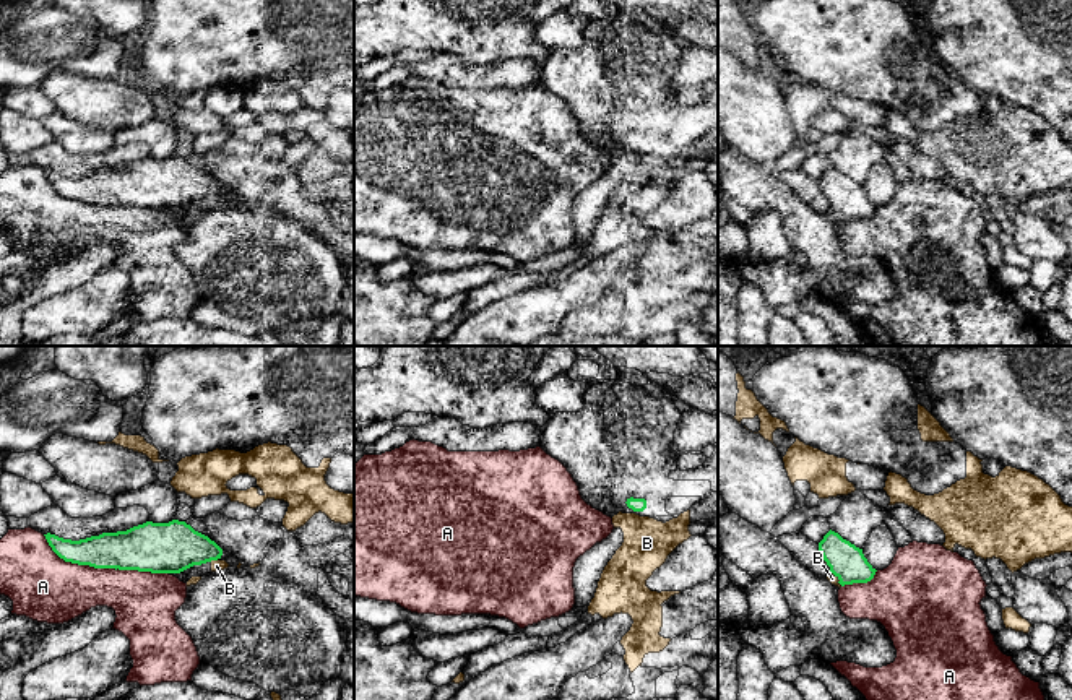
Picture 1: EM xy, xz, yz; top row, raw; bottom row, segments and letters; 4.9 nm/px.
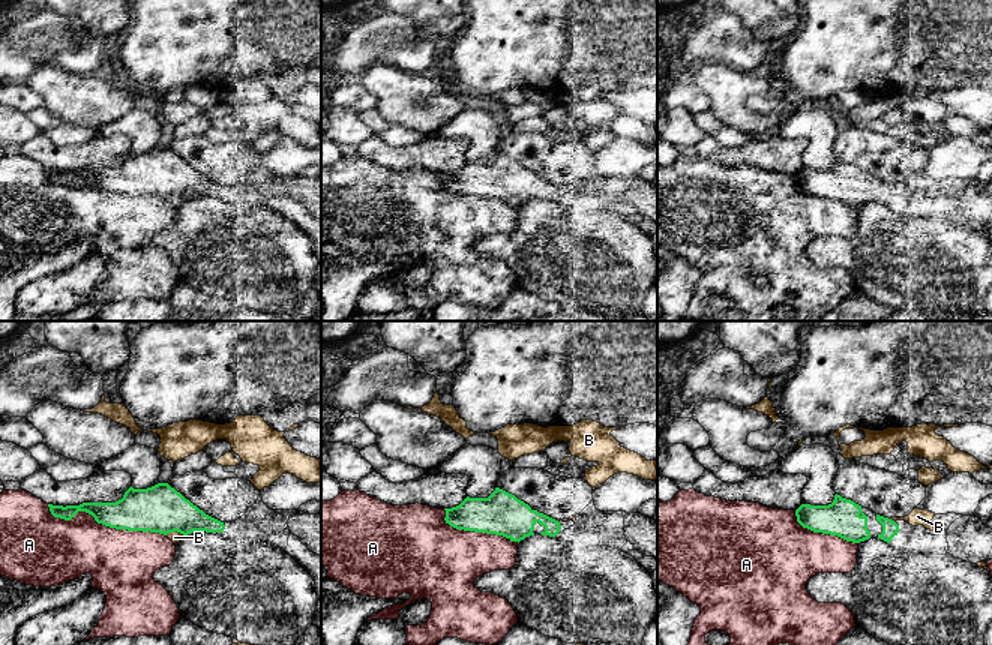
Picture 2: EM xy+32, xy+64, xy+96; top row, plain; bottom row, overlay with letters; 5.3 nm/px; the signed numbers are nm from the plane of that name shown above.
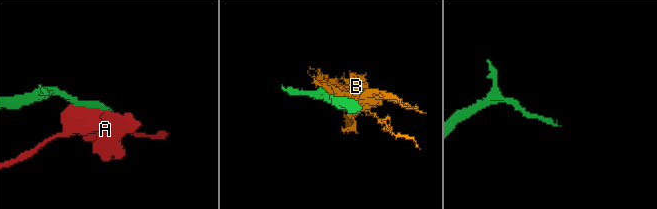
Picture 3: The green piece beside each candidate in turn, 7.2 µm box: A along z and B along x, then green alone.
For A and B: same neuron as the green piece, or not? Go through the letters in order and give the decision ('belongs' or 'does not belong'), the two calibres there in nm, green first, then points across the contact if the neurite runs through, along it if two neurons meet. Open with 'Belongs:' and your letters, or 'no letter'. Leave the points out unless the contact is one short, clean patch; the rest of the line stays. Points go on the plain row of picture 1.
Belongs: no letter
A: does not belong | 240/300 nm
B: does not belong | 260/60 nm

